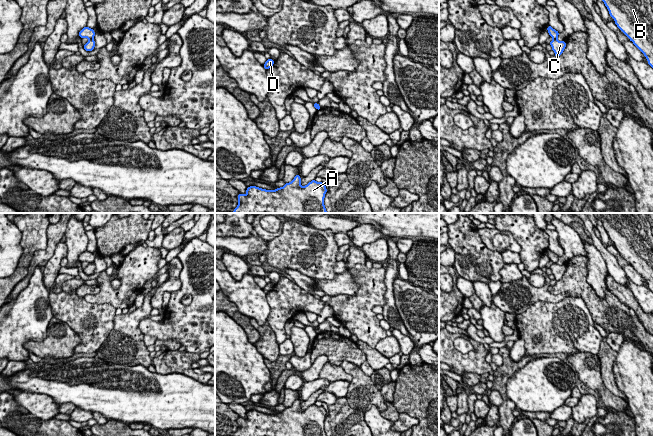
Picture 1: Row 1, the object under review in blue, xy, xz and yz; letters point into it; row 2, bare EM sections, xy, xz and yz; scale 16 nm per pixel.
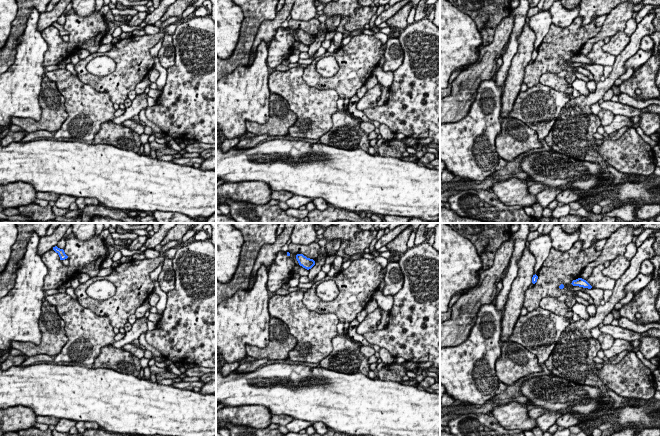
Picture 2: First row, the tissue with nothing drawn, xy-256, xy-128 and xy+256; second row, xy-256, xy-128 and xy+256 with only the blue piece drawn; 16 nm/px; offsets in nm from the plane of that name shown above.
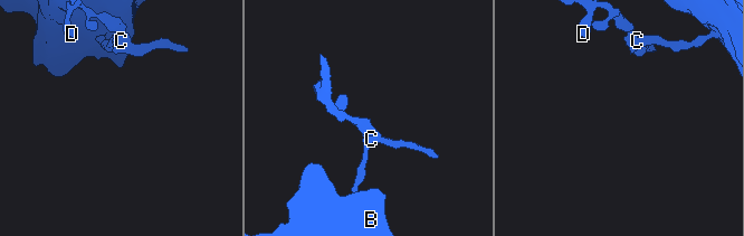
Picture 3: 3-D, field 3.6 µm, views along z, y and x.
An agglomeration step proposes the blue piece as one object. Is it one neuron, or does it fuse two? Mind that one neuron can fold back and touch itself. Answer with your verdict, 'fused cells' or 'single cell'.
fused cells

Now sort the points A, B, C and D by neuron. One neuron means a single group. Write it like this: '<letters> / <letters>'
A B C / D

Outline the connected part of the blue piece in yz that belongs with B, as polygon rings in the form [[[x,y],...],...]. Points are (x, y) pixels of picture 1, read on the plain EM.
[[[594,213],[617,251],[645,279],[653,292],[653,213]]]

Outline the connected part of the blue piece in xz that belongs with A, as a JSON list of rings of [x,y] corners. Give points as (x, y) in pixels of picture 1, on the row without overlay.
[[[298,399],[290,407],[276,414],[265,414],[256,410],[247,411],[246,418],[239,417],[239,428],[233,436],[327,436],[324,429],[324,421],[327,416],[323,406],[312,404],[306,410],[301,410],[301,402]]]

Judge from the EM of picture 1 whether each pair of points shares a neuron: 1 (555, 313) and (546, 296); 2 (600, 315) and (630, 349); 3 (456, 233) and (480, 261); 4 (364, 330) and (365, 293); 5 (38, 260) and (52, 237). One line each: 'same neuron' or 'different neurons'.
1: different neurons
2: different neurons
3: same neuron
4: same neuron
5: same neuron

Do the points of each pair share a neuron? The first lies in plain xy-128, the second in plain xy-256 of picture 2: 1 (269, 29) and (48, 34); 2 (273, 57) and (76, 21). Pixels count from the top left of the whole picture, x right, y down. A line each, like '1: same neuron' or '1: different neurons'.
1: different neurons
2: same neuron

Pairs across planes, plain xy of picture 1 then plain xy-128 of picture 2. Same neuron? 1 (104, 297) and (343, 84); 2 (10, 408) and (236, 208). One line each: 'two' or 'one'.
1: one
2: one

